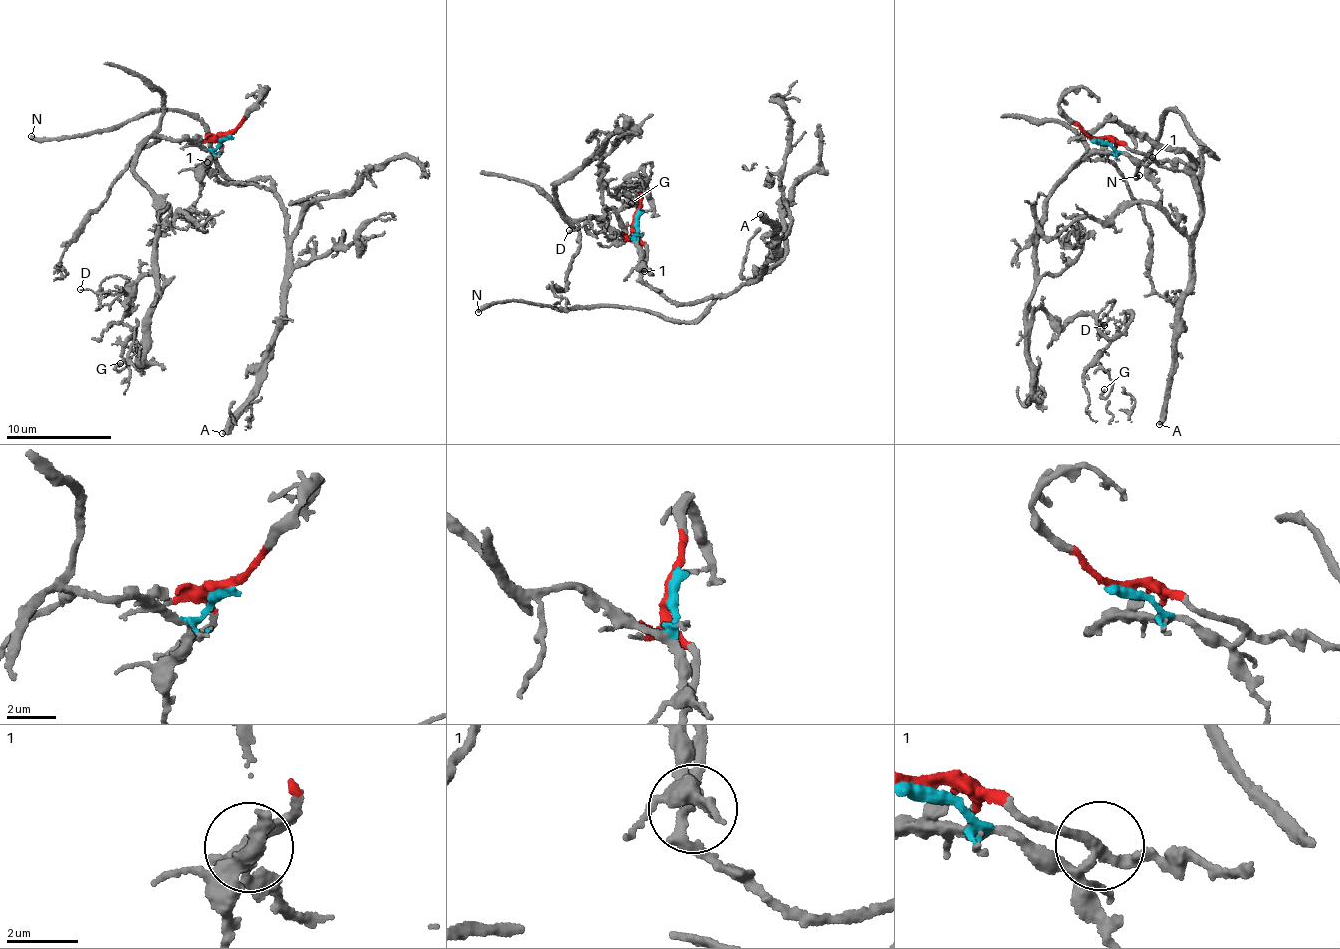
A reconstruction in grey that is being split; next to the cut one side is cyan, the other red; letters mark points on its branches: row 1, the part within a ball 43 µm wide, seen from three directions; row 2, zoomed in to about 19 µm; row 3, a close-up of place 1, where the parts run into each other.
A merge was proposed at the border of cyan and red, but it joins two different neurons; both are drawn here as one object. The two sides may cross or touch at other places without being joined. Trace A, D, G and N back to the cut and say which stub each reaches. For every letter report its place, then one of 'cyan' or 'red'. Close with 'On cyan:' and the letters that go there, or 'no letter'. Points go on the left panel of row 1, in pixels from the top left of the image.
A: at (222, 433); red
D: at (80, 289); cyan
G: at (120, 363); cyan
N: at (31, 136); red
On cyan: D, G

